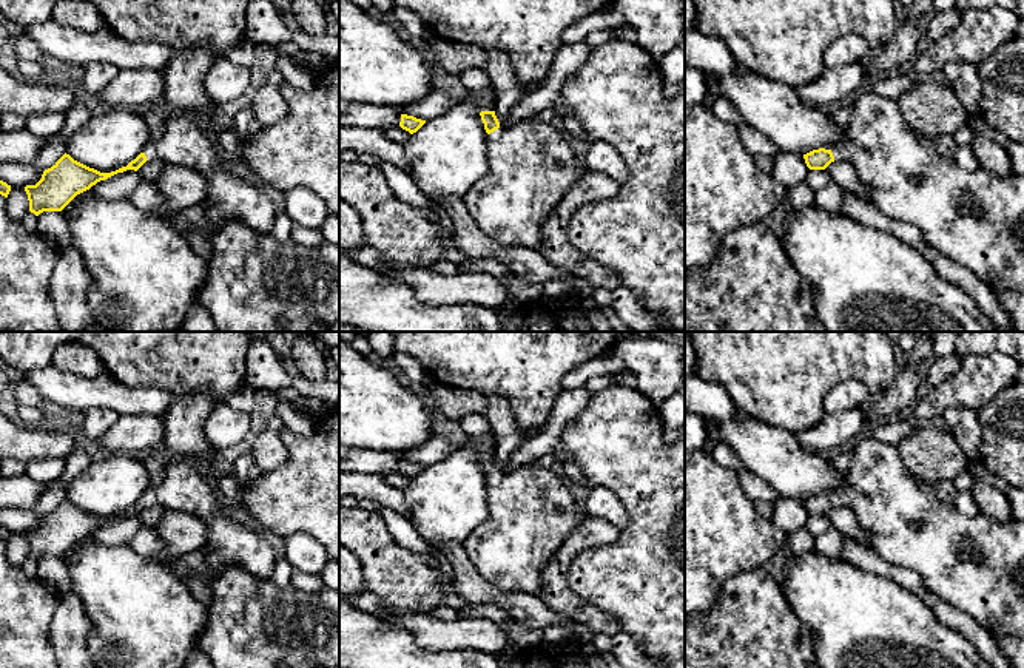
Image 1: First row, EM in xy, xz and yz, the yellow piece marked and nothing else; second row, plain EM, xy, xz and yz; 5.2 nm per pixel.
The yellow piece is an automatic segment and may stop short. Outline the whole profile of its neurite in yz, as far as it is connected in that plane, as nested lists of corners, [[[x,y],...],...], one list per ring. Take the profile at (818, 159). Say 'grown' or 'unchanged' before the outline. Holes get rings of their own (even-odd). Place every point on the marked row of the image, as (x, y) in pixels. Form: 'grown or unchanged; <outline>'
grown; [[[867,91],[854,100],[842,142],[831,150],[813,150],[803,154],[803,159],[810,170],[825,170],[834,160],[850,162],[881,213],[916,227],[927,245],[990,287],[1015,288],[1024,293],[1022,176],[999,174],[985,168],[968,171],[955,159],[939,156],[931,137],[919,134],[905,123],[898,102],[877,96],[874,91]]]

